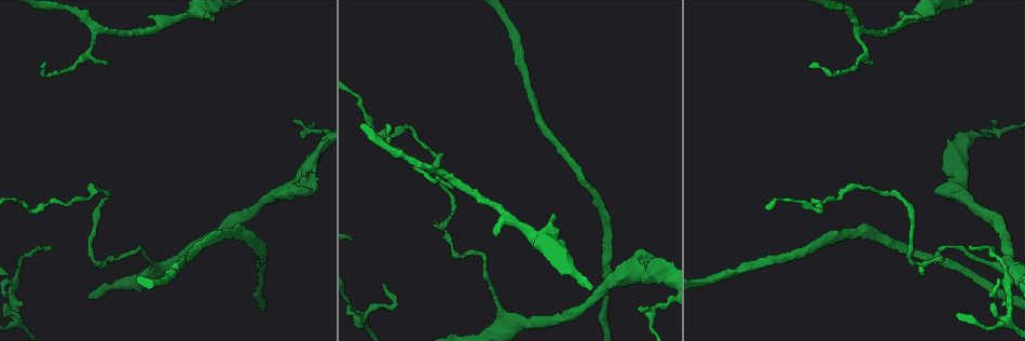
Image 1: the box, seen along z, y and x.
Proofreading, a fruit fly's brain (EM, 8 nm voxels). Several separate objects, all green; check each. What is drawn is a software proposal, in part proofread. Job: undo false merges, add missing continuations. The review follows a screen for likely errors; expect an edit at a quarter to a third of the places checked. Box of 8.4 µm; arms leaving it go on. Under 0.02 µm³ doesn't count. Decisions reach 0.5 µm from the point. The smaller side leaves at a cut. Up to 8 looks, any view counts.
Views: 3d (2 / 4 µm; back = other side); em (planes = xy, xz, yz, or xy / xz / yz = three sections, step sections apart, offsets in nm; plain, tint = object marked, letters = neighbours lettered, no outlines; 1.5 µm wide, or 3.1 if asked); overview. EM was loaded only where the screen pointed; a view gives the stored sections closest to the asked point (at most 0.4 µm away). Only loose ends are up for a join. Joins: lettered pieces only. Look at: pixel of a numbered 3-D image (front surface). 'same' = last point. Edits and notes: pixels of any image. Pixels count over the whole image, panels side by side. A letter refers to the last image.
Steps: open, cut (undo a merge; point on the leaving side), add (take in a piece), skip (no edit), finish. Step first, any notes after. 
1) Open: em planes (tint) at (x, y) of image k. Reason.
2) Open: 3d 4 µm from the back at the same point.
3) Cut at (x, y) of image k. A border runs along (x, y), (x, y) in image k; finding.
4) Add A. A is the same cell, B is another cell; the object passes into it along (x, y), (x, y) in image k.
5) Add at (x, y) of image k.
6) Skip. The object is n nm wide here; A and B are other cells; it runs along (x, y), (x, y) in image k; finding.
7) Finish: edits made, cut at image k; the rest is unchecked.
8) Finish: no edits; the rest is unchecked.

Open: 3d 2 µm at (444, 173) of image 1. Sharp bend.

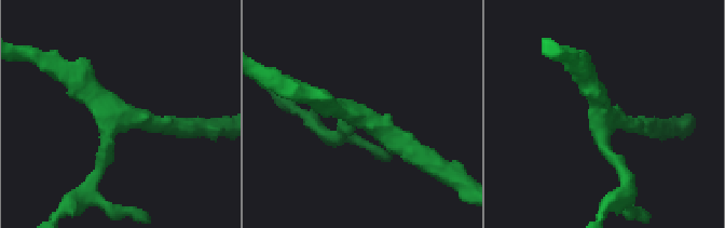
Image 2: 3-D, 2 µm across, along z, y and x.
Open: em planes (letters) at (358, 118) of image 2. 3 arms meet here.

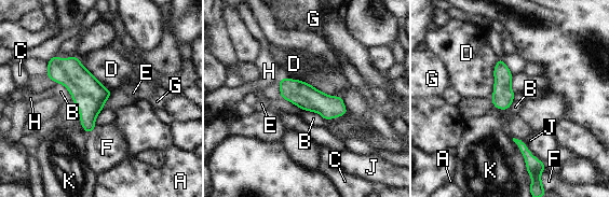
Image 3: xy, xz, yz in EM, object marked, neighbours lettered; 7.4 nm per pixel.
Skip. The object is 40 nm wide here; A, B, C, D, E, F, G, H, J and K are other cells; it runs along (282, 82), (310, 99), (343, 110) in image 3; continuous, no second neuron.

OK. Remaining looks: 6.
Open: em yz step 8 (tint) at (40, 68) of image 1. Thin end.

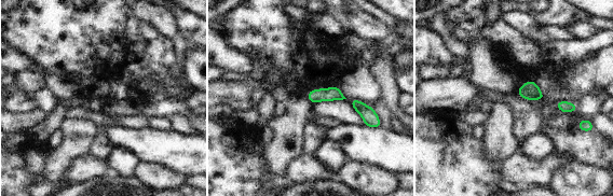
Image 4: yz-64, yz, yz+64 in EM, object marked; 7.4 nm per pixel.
Open: em yz step 8 (letters) at the same point.

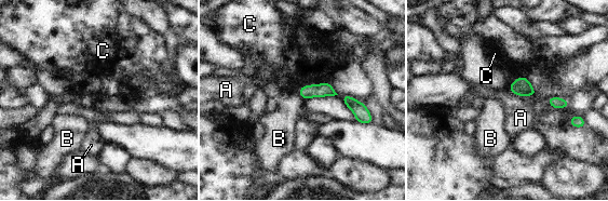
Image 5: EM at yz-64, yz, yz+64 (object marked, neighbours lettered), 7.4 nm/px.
Skip. A, B and C are other cells; a border runs along (329, 82), (305, 84), (297, 92) in image 5; none of them fits.

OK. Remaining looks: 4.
Open: 3d 4 µm at (383, 285) of image 1. Tapers out.

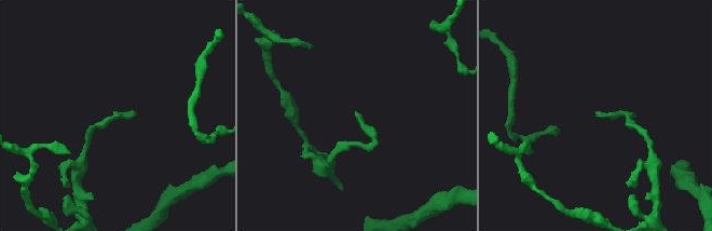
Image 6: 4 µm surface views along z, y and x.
Open: em yz step 8 (tint) at (114, 113) of image 6. Need the tissue.

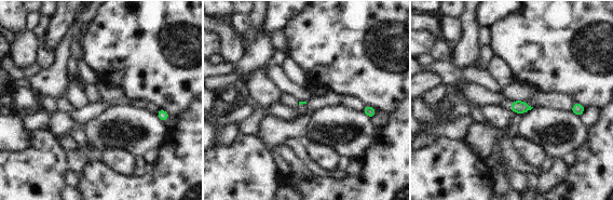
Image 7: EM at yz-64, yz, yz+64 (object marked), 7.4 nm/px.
Open: em planes (letters) at the same point. Cut it another way.

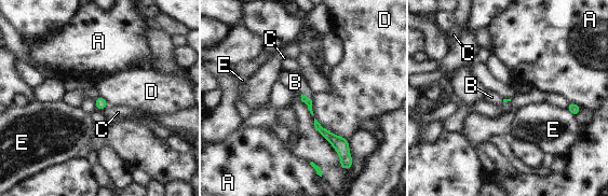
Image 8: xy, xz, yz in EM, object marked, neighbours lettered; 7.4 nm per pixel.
Add B. B is the same cell, A, C, D and E are other cells; the object passes into it along (305, 99), (306, 96), (295, 82) in image 8; the neuron continues.

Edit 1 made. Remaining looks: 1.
Finish: edits made, add at image 8; the rest is unchecked.

